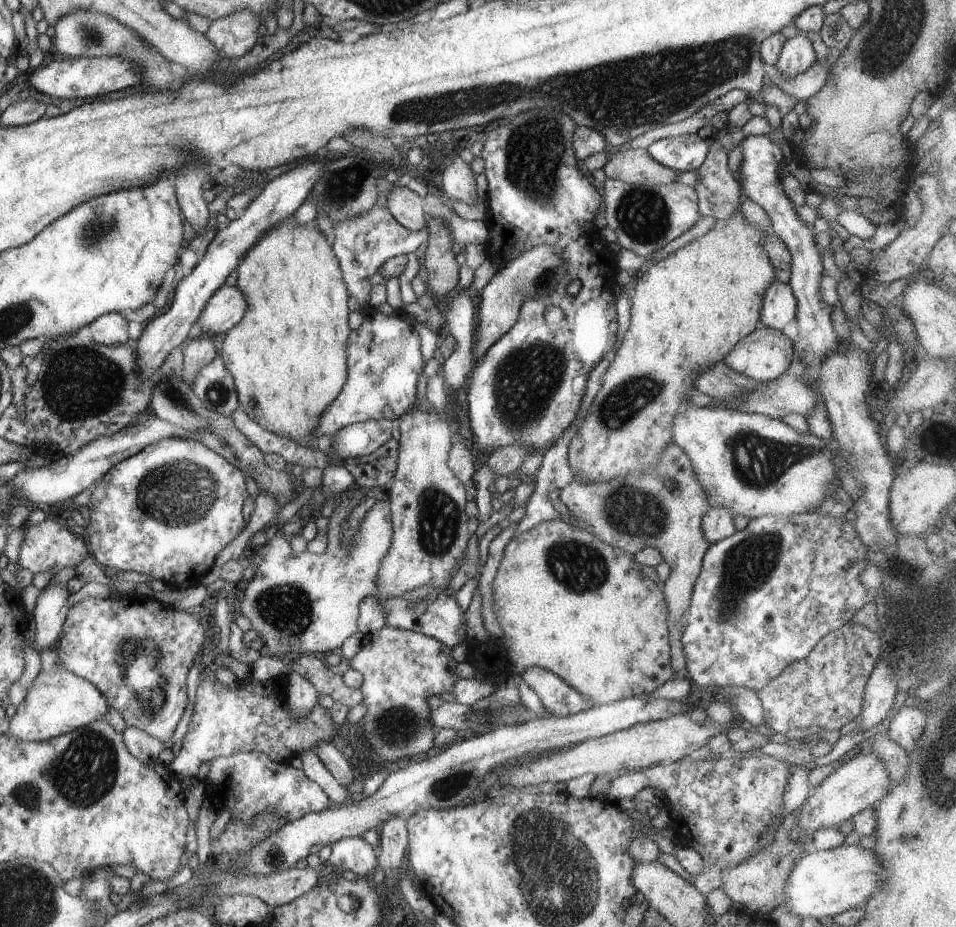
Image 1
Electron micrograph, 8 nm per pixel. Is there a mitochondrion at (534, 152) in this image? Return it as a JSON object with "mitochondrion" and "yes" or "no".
{"mitochondrion":"yes"}

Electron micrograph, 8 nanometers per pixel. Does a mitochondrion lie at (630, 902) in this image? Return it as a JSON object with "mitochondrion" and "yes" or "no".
{"mitochondrion":"no"}

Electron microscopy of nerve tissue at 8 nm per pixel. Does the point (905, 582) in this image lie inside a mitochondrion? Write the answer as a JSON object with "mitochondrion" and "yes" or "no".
{"mitochondrion":"yes"}

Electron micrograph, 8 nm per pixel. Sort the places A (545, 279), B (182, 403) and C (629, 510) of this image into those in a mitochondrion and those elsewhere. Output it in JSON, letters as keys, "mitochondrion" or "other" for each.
{"A":"mitochondrion","B":"mitochondrion","C":"mitochondrion"}

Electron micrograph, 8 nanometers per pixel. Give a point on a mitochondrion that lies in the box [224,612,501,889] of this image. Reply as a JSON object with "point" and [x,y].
{"point":[398,727]}

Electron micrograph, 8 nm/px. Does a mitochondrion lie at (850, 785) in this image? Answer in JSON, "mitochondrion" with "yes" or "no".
{"mitochondrion":"no"}

